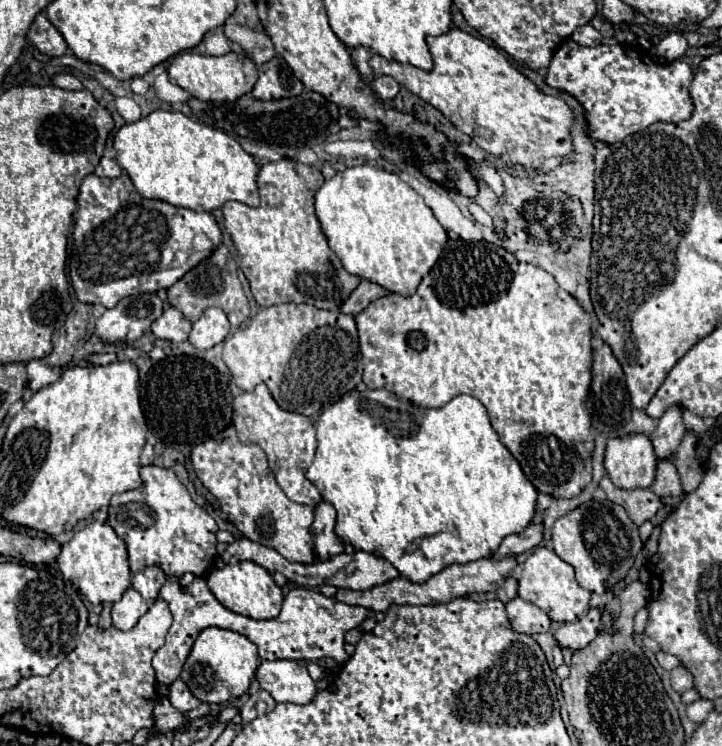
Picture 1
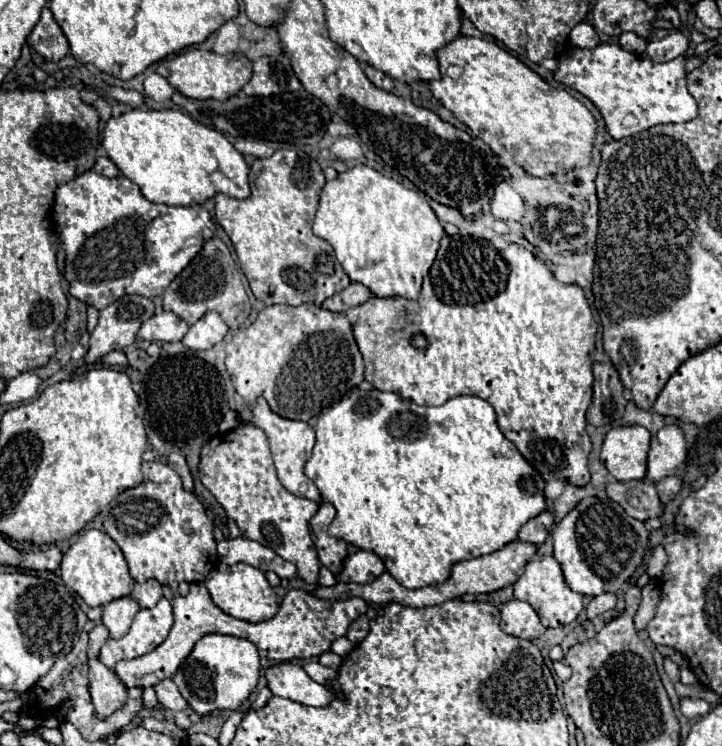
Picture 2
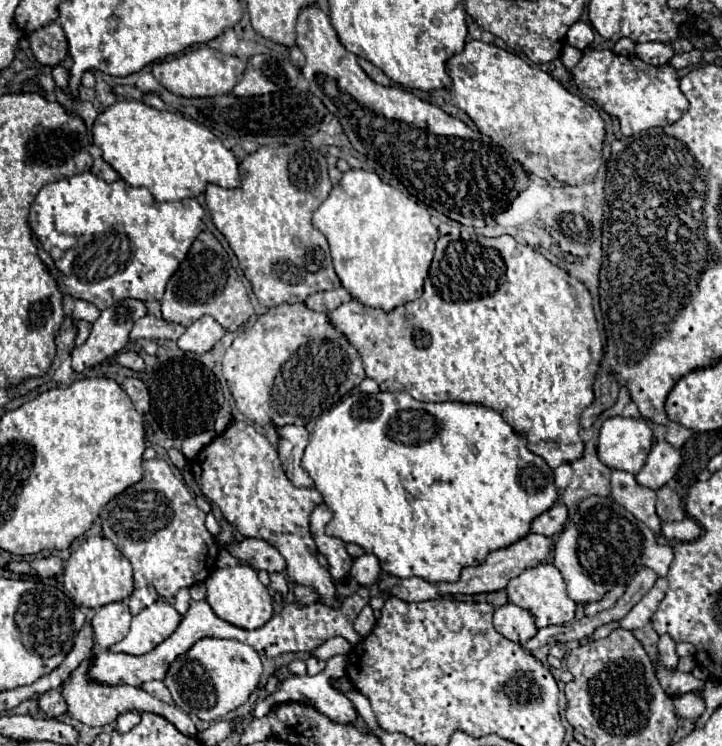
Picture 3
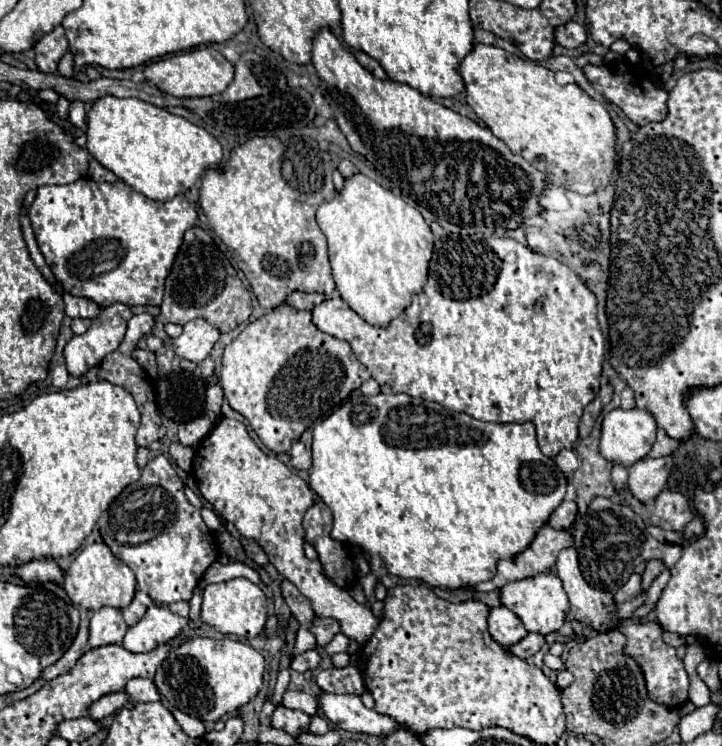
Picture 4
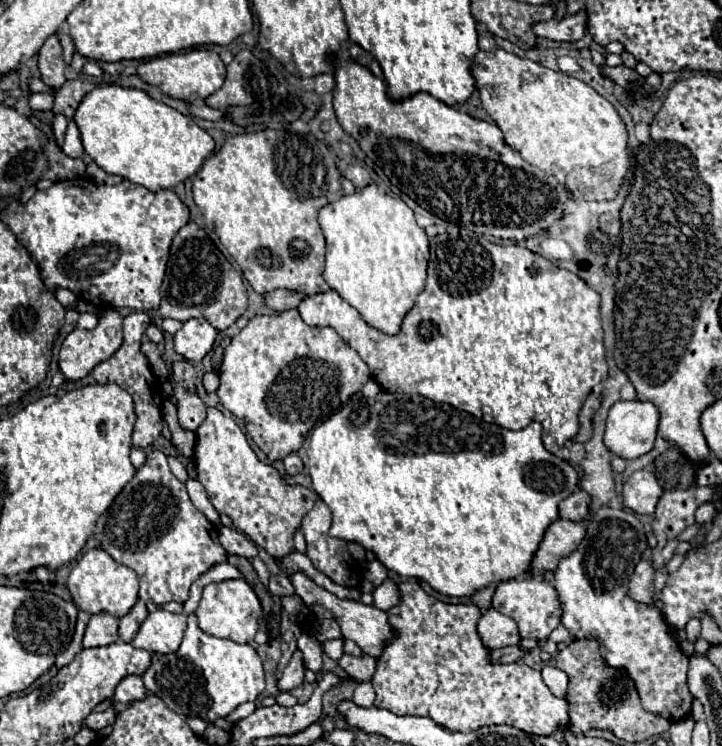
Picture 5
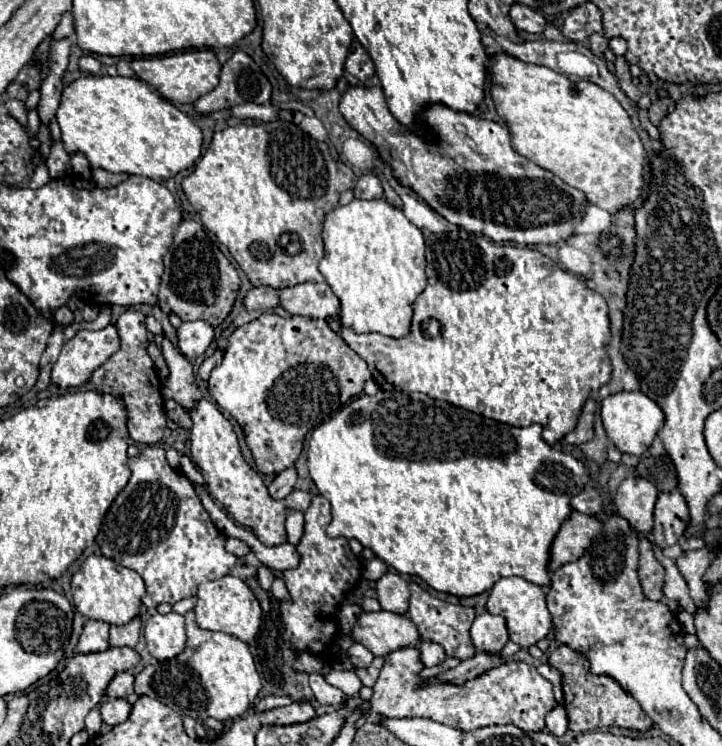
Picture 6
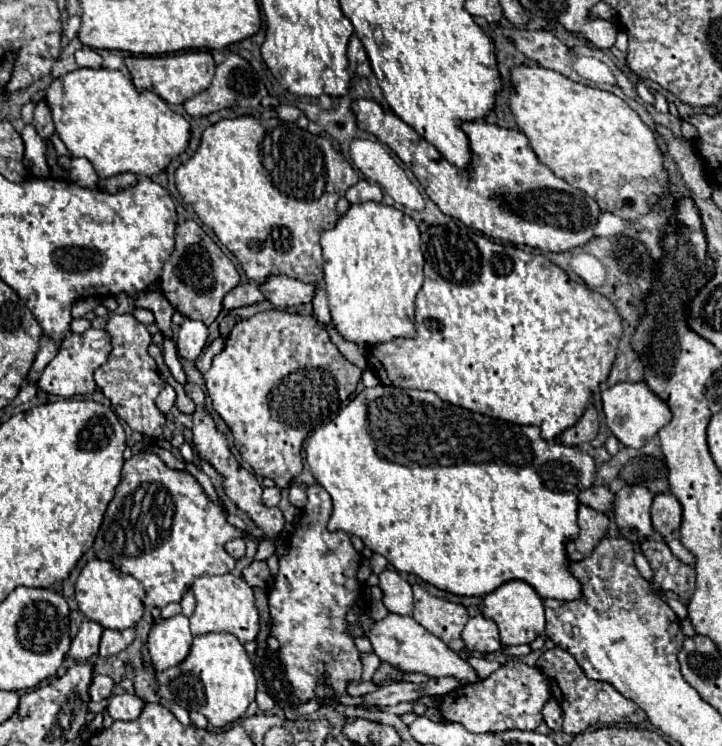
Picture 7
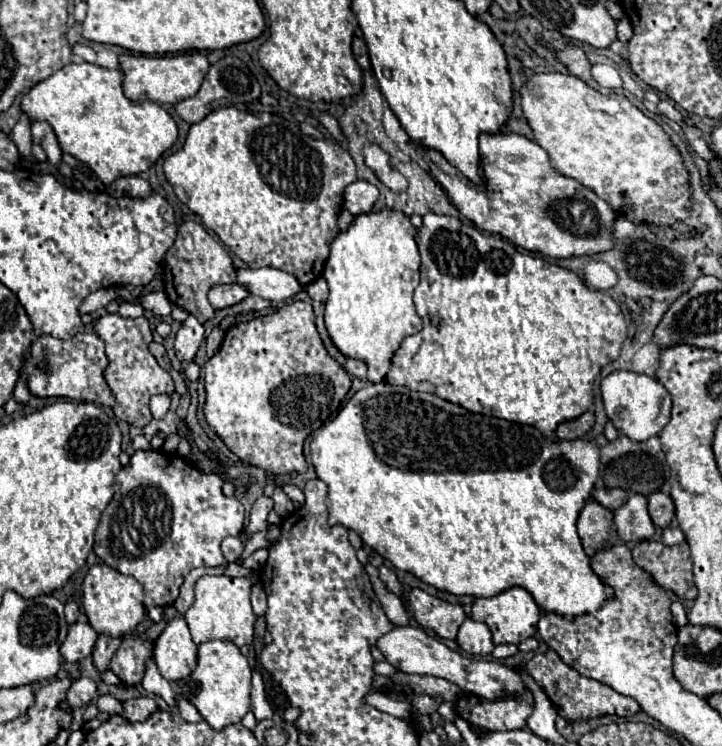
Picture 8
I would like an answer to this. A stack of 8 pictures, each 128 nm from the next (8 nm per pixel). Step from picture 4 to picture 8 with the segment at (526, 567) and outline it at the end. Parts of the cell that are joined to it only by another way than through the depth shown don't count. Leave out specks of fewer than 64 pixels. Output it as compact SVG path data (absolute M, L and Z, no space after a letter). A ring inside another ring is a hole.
M592 498L582 508L578 518L578 534L582 538L582 546L588 556L594 556L598 550L606 546L608 532L612 530L614 524L612 518L614 518L612 512Z

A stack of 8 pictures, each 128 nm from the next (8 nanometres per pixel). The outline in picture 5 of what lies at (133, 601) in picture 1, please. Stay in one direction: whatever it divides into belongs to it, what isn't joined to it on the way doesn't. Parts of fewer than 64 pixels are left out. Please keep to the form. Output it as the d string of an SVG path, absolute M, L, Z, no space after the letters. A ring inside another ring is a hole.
M106 612L94 614L86 626L86 634L82 640L84 648L98 648L118 642L118 620Z

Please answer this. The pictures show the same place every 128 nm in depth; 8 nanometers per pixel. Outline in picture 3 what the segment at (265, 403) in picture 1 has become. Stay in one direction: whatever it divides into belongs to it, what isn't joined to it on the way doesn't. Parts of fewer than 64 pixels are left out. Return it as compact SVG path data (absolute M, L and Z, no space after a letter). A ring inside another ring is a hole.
M284 426L284 428L278 428L278 434L280 434L278 456L280 456L280 462L282 462L288 478L292 480L294 486L312 488L314 482L308 476L308 472L302 468L304 448L308 446L306 428L304 426Z

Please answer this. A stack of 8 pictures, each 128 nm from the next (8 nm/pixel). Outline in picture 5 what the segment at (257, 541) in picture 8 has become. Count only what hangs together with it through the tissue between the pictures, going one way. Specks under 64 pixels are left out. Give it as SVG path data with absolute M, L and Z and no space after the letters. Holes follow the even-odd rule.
M195 614L188 616L188 628L178 652L158 656L142 674L142 680L146 690L176 714L196 716L206 722L226 718L240 704L256 700L264 690L264 670L256 650L250 644L236 644L202 632Z

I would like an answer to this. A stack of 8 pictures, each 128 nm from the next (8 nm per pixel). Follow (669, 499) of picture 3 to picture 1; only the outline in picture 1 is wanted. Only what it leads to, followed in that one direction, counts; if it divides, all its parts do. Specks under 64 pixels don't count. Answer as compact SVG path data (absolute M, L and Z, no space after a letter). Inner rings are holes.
M660 460L658 462L656 480L650 488L660 498L674 498L674 496L680 496L684 492L682 484L680 484L680 476L678 476L676 466L672 464L672 460Z

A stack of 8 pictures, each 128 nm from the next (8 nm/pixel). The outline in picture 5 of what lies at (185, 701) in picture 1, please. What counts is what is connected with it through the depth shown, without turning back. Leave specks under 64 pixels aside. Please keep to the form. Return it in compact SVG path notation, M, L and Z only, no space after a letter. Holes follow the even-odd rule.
M126 676L120 680L120 684L116 686L114 690L114 702L122 702L122 704L128 704L128 702L134 702L134 700L140 700L146 696L146 690L144 690L144 684L142 684L142 678L140 676Z

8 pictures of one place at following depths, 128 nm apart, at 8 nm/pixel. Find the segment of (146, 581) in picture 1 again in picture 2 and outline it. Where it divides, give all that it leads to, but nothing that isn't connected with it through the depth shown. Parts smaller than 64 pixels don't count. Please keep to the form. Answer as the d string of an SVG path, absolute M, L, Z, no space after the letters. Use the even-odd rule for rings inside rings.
M148 580L144 584L134 584L132 598L138 602L140 608L152 608L162 598L162 584L156 580Z

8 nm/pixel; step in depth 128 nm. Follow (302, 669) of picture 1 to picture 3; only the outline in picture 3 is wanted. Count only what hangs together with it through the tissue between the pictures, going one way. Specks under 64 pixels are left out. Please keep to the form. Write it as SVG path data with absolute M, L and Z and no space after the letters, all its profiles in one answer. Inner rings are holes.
M338 654L338 656L332 656L326 660L326 668L316 674L316 676L290 676L286 680L282 680L280 684L280 690L274 692L270 698L260 700L255 708L250 712L250 716L255 718L261 718L270 712L270 706L272 704L284 704L284 702L306 702L310 706L314 706L316 710L320 710L324 716L328 716L332 722L338 722L338 724L352 724L356 718L358 718L358 712L354 708L354 704L338 690L334 690L330 686L330 678L334 676L344 676L346 674L346 656Z

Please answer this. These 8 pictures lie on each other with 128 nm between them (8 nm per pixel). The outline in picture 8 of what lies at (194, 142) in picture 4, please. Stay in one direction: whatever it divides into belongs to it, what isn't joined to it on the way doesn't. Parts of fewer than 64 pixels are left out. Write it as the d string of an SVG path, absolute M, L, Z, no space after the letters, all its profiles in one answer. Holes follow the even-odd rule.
M90 62L66 64L48 80L38 82L24 94L20 108L30 118L30 122L36 122L36 120L48 122L60 142L60 148L72 154L74 158L86 162L104 186L110 186L116 178L146 172L176 142L176 136L178 136L176 122L156 102L148 102L148 100L130 102L124 96L120 70L108 70Z

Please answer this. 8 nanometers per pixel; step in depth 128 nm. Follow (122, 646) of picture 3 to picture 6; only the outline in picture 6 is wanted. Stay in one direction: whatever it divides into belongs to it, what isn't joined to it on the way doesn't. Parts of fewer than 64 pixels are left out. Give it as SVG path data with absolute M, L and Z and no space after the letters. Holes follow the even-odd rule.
M170 612L166 616L154 614L146 622L144 636L148 650L156 660L170 660L178 656L186 646L184 616L176 612Z

